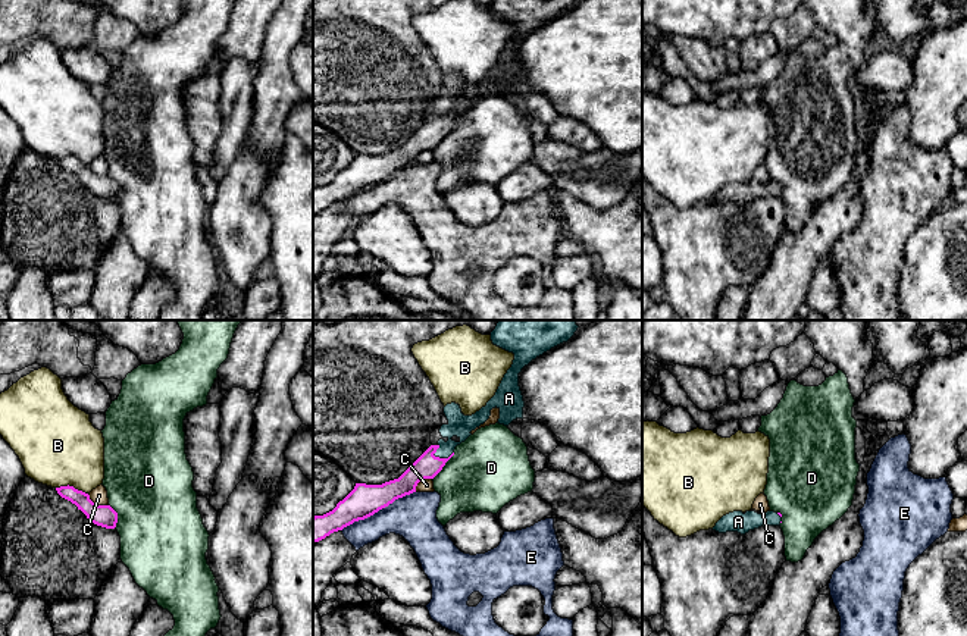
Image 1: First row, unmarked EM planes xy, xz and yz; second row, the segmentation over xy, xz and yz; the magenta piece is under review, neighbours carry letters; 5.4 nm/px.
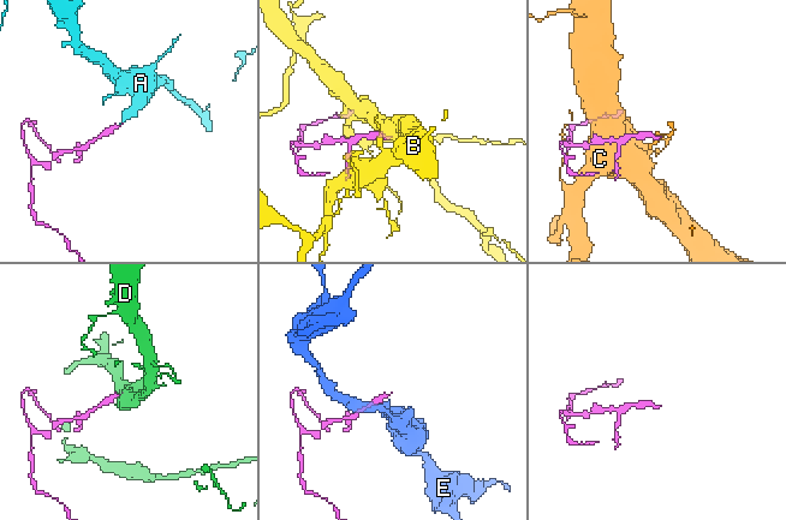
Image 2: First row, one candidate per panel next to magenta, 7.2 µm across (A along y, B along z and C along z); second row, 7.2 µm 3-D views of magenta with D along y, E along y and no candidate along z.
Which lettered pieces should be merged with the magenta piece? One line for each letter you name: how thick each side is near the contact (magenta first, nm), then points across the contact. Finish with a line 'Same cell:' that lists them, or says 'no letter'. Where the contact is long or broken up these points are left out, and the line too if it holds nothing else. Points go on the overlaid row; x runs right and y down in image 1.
A: Thickness 140 nm (magenta) against 130 nm. Path across: xz (426, 466), (434, 459), (443, 459), (459, 425)
Same cell: A

